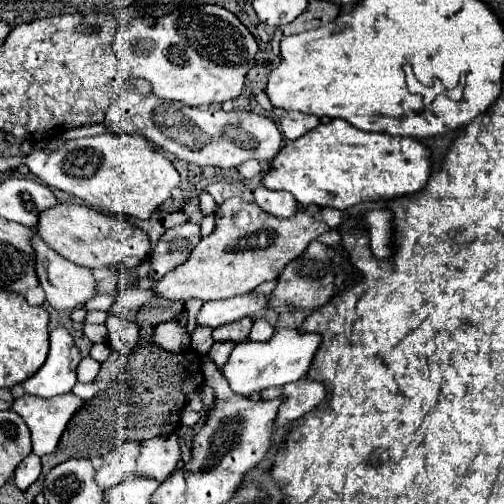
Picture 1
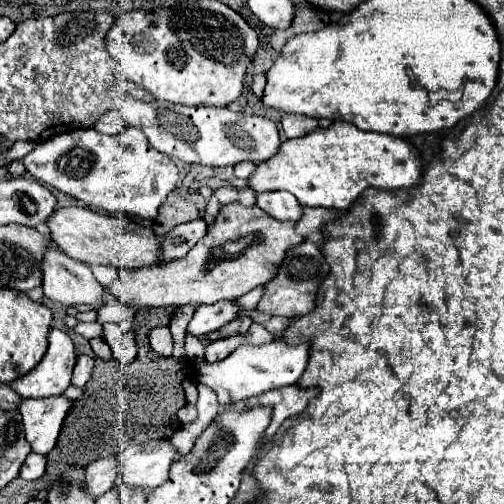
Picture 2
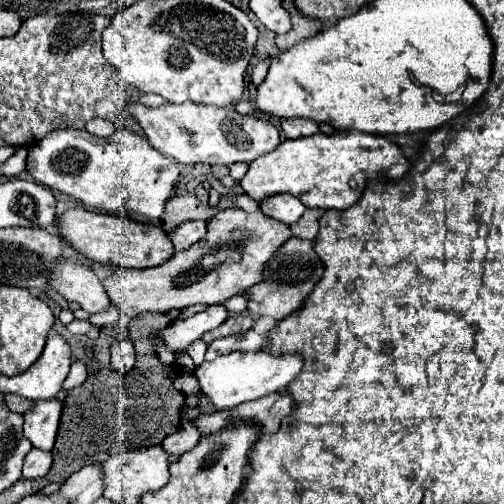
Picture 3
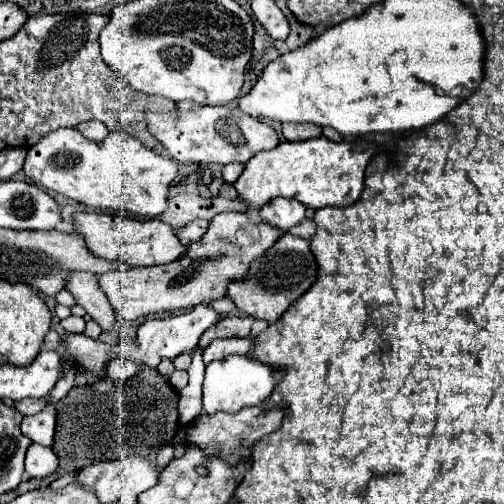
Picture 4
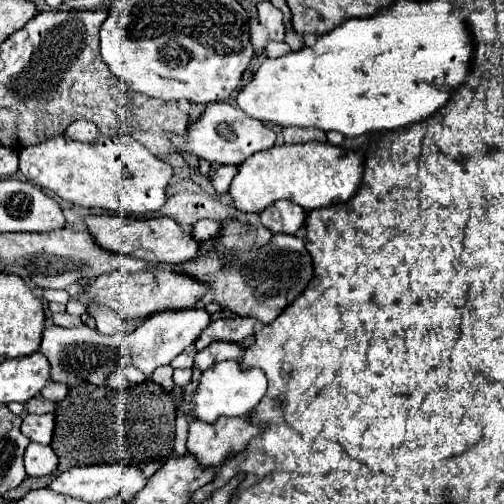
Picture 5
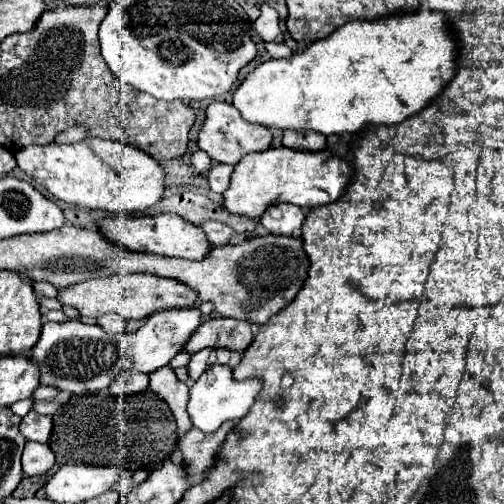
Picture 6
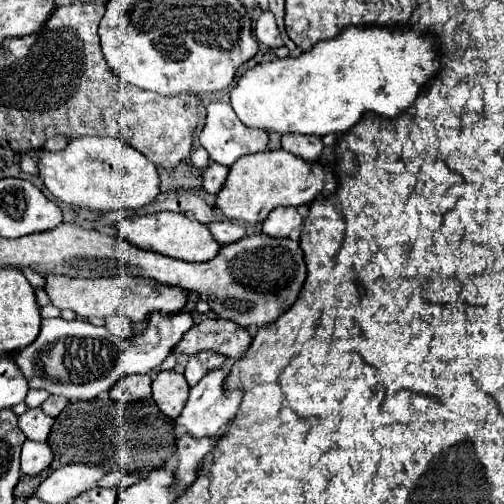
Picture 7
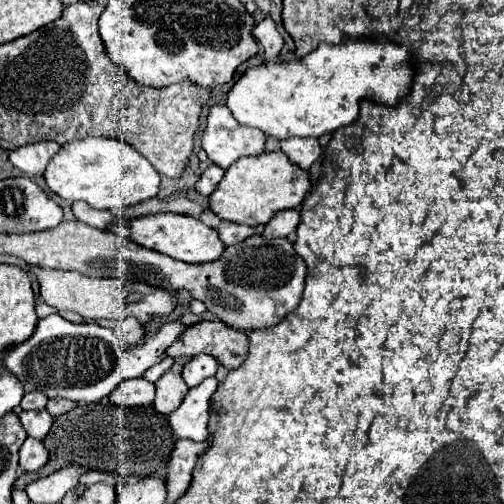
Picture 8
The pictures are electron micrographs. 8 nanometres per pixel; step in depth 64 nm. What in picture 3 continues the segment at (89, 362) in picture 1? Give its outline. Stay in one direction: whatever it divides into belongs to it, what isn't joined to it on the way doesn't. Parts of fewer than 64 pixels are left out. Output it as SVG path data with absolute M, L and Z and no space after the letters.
M76 360L72 364L72 370L68 374L68 380L64 380L64 390L78 388L80 384L86 382L86 376L88 376L88 364L84 360Z

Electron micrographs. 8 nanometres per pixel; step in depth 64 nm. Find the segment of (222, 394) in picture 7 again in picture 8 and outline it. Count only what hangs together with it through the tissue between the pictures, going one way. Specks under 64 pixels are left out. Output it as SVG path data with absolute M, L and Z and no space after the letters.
M216 376L206 378L196 388L190 388L184 402L172 416L168 416L168 422L178 438L190 438L190 440L208 440L208 420L212 410L212 396L216 392L218 380Z

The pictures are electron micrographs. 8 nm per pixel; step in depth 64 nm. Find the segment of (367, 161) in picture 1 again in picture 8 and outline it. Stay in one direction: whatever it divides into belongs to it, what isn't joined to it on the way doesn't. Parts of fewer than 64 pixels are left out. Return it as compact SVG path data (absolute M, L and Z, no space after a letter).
M282 150L246 156L226 170L222 182L210 196L210 210L214 210L220 218L228 222L258 226L266 224L280 210L300 206L312 186L314 182L310 172L296 166Z

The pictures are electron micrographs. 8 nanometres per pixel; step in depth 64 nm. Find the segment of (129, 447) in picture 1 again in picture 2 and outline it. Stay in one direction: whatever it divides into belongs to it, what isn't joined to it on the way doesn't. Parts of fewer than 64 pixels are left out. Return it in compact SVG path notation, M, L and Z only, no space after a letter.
M118 456L100 458L86 466L86 484L92 496L102 496L106 490L114 488L118 478Z

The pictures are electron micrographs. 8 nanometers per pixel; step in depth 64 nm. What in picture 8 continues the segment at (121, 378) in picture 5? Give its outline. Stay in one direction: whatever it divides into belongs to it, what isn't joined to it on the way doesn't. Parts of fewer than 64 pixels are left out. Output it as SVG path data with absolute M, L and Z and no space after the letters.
M146 378L124 380L110 396L118 406L148 406L154 402L154 384Z

